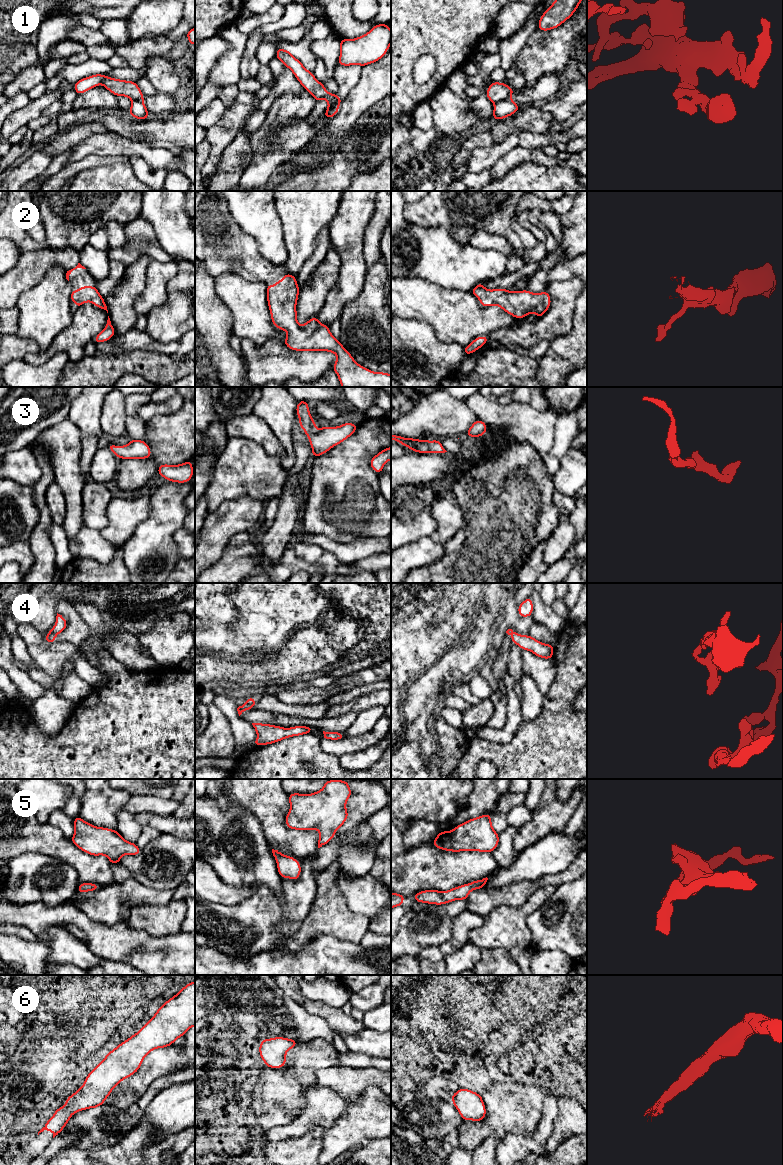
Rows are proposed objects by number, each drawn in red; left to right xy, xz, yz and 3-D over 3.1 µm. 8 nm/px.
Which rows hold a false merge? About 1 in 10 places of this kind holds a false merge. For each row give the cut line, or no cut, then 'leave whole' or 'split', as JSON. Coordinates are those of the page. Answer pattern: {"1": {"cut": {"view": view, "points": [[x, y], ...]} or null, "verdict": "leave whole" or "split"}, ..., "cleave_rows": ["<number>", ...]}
{"1": {"cut": {"view": "yz", "points": [[510, 96], [494, 103]]}, "verdict": "split"}, "2": {"cut": null, "verdict": "leave whole"}, "3": {"cut": null, "verdict": "leave whole"}, "4": {"cut": {"view": "xy", "points": [[49, 631], [54, 638]]}, "verdict": "split"}, "5": {"cut": null, "verdict": "leave whole"}, "6": {"cut": null, "verdict": "leave whole"}, "cleave_rows": ["1", "4"]}

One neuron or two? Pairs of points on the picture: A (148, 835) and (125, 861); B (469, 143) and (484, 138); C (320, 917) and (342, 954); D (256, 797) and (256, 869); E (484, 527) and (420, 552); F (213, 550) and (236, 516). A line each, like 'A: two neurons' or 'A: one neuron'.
A: two neurons
B: one neuron
C: two neurons
D: two neurons
E: two neurons
F: one neuron

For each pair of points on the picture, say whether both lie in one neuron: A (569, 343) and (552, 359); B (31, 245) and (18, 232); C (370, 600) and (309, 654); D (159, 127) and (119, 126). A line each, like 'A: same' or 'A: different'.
A: same
B: same
C: same
D: same

